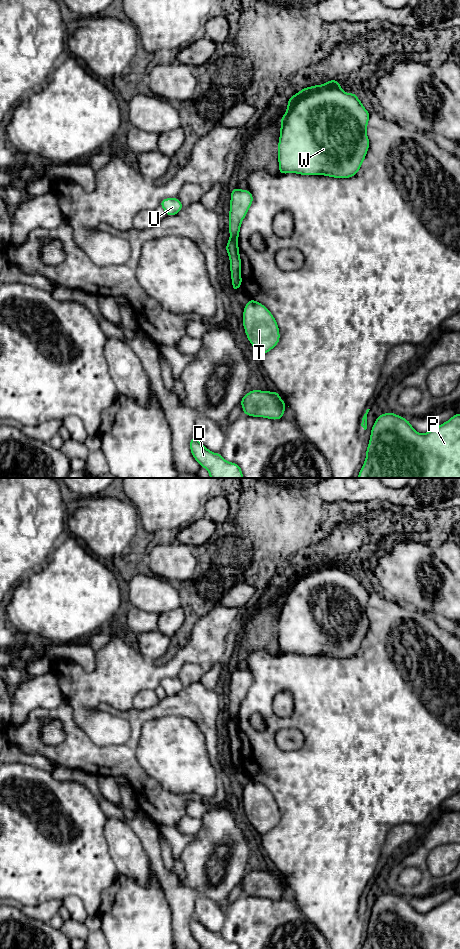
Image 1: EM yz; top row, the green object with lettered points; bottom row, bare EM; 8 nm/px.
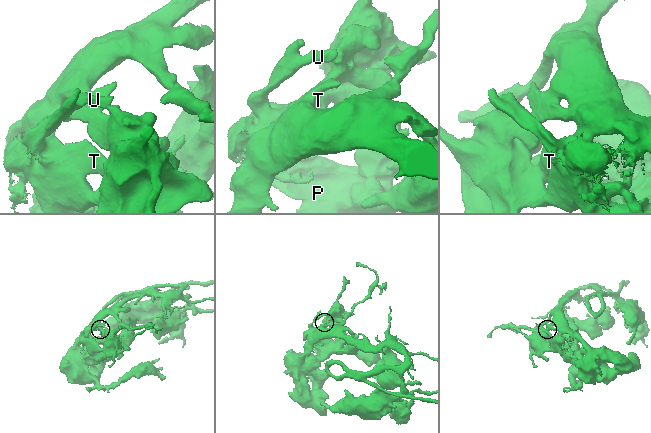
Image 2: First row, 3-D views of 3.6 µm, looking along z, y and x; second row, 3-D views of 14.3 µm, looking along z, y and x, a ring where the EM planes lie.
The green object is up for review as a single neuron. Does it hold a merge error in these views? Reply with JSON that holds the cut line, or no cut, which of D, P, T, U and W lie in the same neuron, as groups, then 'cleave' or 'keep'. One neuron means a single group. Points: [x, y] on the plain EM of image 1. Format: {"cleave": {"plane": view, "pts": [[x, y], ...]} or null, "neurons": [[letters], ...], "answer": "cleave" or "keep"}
{"cleave": {"plane": "yz", "pts": [[230, 718], [236, 722]]}, "neurons": [["D"], ["P", "T", "U", "W"]], "answer": "cleave"}

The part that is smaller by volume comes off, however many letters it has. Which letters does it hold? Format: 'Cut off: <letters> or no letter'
Cut off: D

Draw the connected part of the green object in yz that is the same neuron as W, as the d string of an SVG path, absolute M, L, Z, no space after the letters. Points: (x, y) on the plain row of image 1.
M329 560L325 564L306 567L298 571L288 579L287 590L280 600L279 653L325 655L341 659L355 656L369 629L369 618L366 613L369 596L370 593L357 578L356 573L344 572L337 560Z

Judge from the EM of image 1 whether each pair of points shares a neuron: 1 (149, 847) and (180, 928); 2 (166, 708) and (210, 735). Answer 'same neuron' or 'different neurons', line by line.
1: same neuron
2: same neuron

